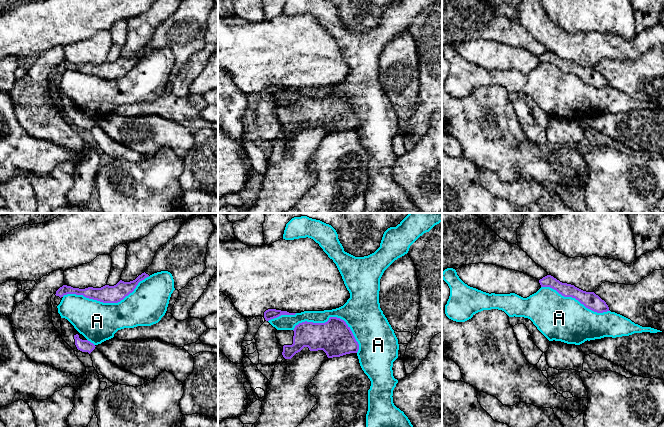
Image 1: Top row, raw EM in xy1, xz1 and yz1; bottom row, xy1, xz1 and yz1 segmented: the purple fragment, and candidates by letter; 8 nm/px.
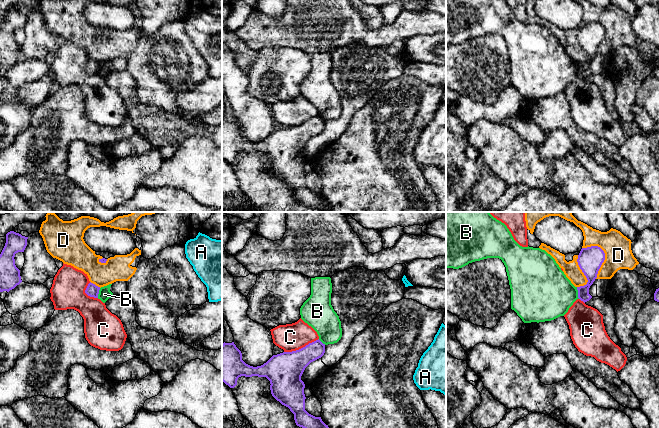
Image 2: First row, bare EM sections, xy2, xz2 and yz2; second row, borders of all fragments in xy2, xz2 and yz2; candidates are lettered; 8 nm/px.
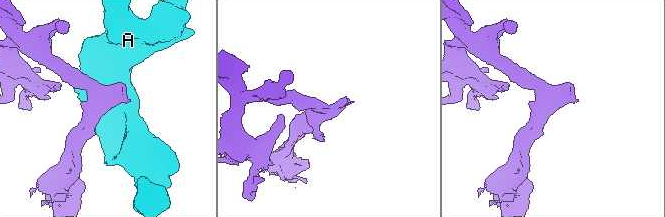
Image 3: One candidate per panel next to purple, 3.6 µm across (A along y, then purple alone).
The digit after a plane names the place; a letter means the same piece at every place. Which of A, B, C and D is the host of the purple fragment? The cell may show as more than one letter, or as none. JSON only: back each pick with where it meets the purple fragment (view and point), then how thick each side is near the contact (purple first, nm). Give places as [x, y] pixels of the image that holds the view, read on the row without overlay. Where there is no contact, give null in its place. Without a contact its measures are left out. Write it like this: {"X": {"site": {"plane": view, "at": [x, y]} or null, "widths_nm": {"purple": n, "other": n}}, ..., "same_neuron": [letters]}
{"same_neuron": []}

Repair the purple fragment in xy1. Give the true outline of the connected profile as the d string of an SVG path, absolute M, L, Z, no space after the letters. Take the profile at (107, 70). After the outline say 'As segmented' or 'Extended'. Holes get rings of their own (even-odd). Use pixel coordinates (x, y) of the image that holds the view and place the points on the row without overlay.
M182 0L177 10L157 26L152 40L135 56L120 56L114 62L101 64L79 65L63 61L55 71L61 74L76 70L103 79L118 79L132 69L140 57L161 47L172 50L174 64L179 67L206 45L208 17L214 6L213 0Z. Extended

